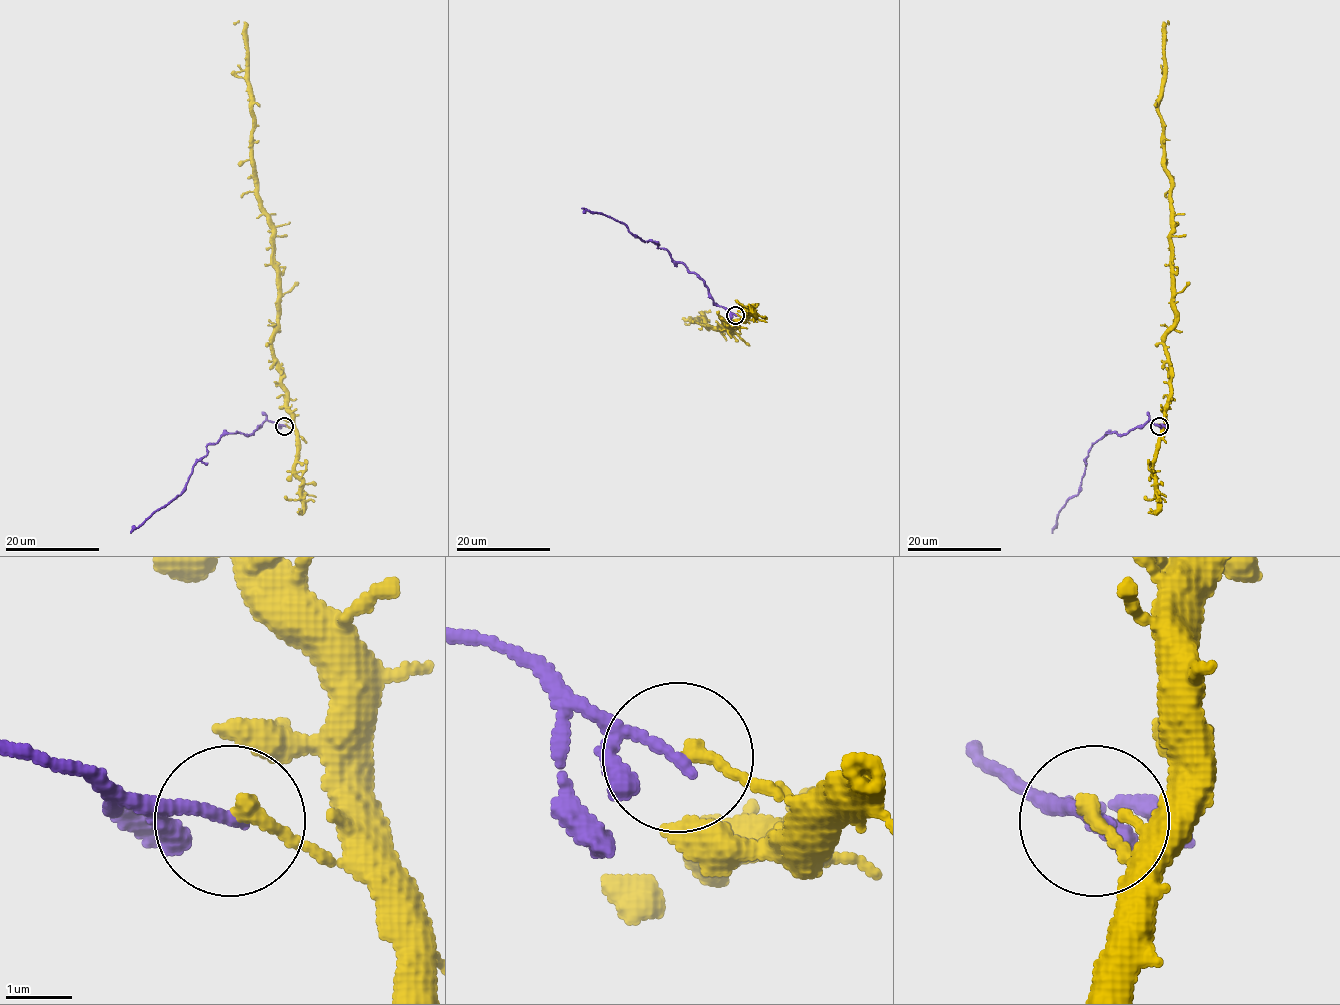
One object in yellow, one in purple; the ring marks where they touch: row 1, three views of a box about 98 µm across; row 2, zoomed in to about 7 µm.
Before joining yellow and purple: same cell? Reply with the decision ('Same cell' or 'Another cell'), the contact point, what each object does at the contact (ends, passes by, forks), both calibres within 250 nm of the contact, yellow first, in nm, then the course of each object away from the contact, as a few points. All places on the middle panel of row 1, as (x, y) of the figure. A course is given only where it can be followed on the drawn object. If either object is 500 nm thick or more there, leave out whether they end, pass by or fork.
Another cell. Place: (735, 315). At the ring yellow ends. At the ring purple passes by. Thickness 220 nm (yellow) against 120 nm. Course of yellow: (735, 314), (744, 319), (735, 326), (722, 320), (728, 331), (707, 326), (701, 314), (698, 320), (685, 324). Course of purple: (735, 314), (717, 305), (701, 279), (675, 262), (657, 243), (643, 241), (607, 215), (582, 208)

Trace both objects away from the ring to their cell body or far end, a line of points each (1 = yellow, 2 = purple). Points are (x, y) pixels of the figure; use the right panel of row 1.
1: (1158, 425), (1170, 392), (1164, 333), (1175, 321), (1170, 174), (1164, 165), (1158, 111), (1164, 21), (1168, 24)
2: (1158, 425), (1149, 421), (1123, 435), (1106, 434), (1092, 444), (1080, 490), (1059, 510), (1052, 533)

